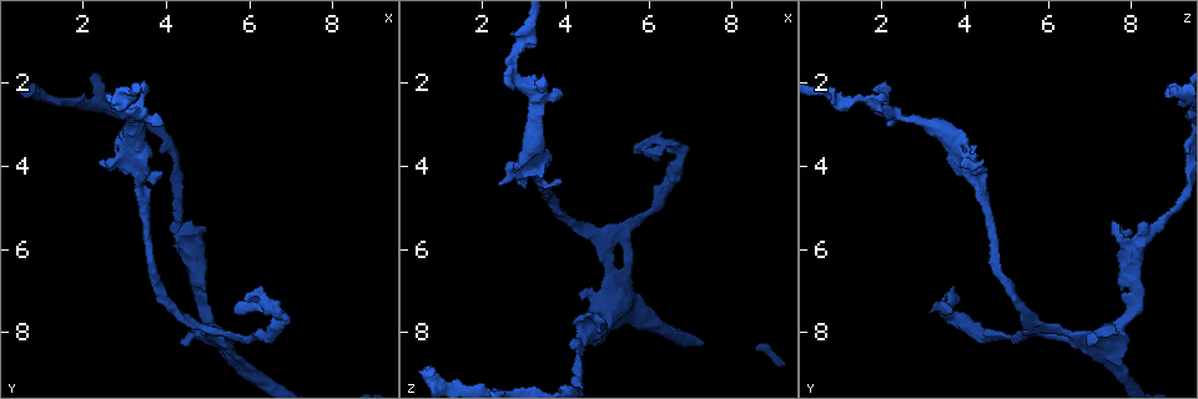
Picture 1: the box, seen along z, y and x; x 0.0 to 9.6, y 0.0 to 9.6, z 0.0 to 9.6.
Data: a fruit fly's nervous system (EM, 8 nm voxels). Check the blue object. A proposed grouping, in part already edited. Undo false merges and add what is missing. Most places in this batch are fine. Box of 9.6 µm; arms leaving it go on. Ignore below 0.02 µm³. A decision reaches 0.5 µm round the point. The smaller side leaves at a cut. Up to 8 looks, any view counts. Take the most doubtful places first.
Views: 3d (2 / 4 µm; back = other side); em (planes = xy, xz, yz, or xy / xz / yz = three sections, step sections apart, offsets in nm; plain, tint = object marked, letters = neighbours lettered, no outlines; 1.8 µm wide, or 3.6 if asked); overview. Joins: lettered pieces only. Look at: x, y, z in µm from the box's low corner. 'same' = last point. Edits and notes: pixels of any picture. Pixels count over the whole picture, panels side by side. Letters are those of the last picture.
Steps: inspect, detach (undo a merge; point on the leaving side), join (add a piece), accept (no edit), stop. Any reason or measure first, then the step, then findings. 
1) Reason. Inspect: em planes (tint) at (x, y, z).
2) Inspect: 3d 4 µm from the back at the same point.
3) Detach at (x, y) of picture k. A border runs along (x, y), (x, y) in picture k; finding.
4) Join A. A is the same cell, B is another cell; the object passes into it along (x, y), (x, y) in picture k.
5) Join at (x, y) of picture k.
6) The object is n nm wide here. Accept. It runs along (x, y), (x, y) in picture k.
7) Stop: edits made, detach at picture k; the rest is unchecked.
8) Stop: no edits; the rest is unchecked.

Branch point. Inspect: 3d 4 µm at (3.35, 4.00, 4.05).

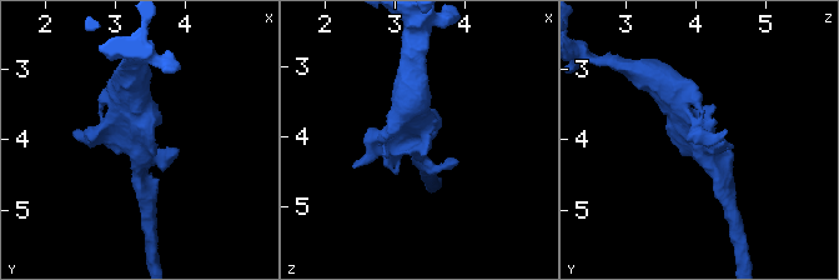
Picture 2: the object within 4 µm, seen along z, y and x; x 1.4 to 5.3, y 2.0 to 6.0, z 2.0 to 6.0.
Inspect: em planes (letters) at (3.35, 4.00, 4.10).

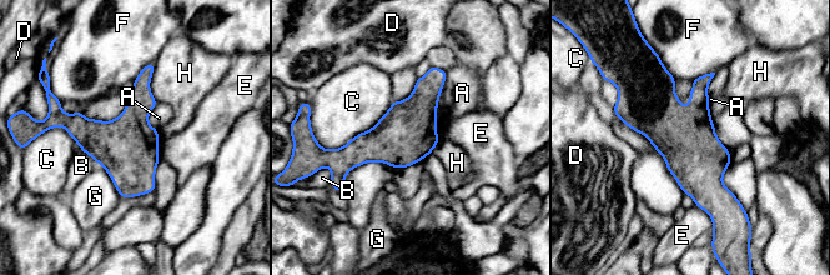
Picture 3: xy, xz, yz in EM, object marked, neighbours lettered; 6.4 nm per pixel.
The longest contact is with C, 550 nm. Accept. A, B, C, D, E, F, G and H are other cells; a border runs along (447, 71), (436, 115) in picture 3; all the same cell.

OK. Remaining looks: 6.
Sudden change in width. Inspect: em 3.6 µm planes (letters) at (5.15, 8.10, 7.00).

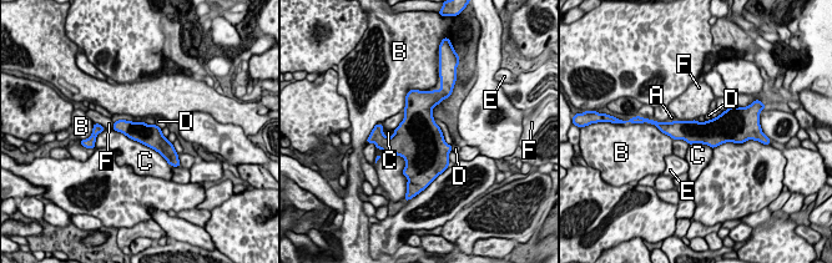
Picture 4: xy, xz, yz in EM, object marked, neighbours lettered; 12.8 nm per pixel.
The longest contact is with C, 850 nm. Accept. A, B, C, D, E and F are other cells; it runs along (664, 125), (675, 130), (735, 129) in picture 4; continuous, no second cell.

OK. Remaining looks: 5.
Abrupt turn. Inspect: em yz step 16 (letters) at (2.65, 2.45, 1.60).

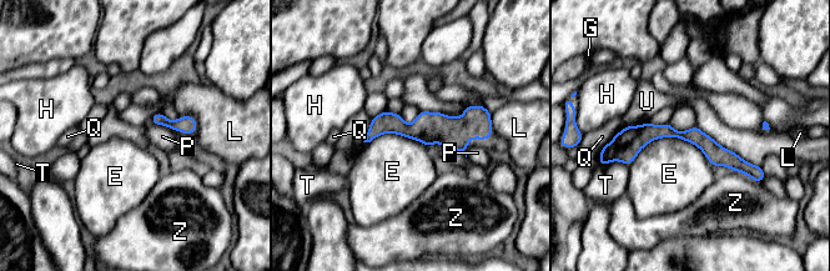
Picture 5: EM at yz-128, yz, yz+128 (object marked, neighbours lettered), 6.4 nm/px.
The object is 100 nm wide here. Accept. E, G, H, L, P, Q, T, U and Z are other cells; it runs along (618, 142), (695, 135), (754, 170) in picture 5; continuous, no second cell.

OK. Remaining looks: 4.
Sudden change in width. Inspect: em planes (letters) at (6.30, 8.05, 4.60).

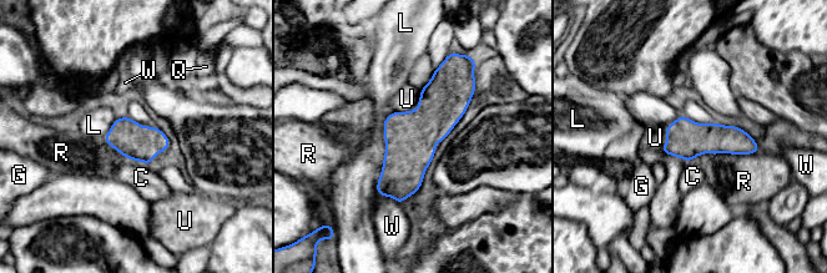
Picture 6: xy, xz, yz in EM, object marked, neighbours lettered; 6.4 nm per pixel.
Accept. C, G, L, Q, R, U and W are other cells; a border runs along (759, 151), (704, 152), (692, 160) in picture 6; all the same cell.

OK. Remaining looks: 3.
Stop: no edits; the rest is unchecked.

